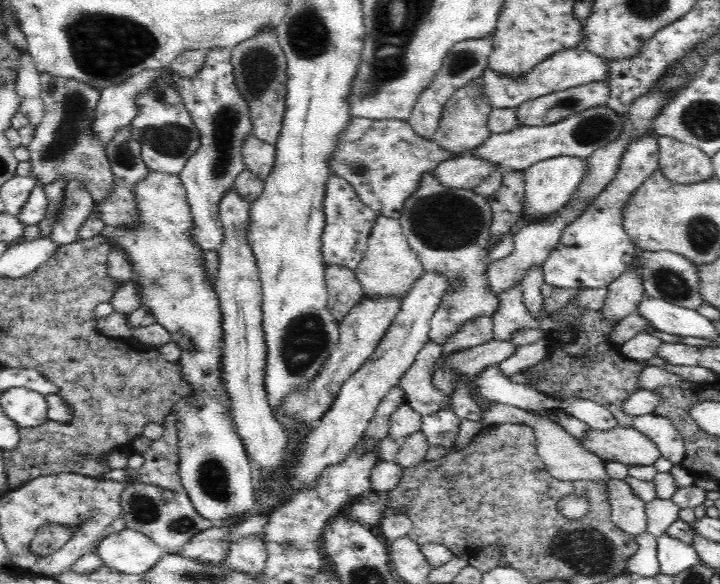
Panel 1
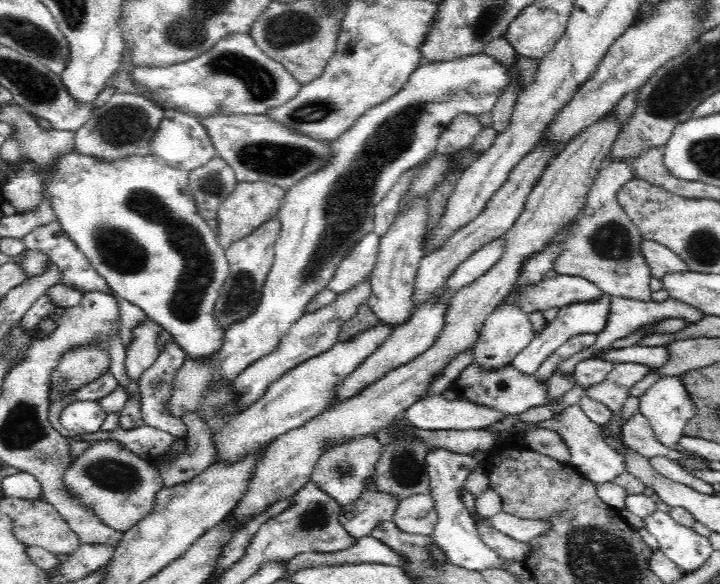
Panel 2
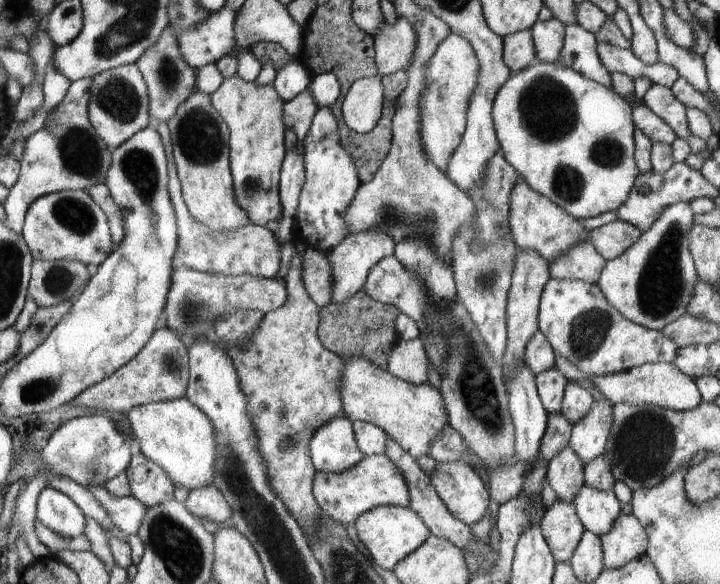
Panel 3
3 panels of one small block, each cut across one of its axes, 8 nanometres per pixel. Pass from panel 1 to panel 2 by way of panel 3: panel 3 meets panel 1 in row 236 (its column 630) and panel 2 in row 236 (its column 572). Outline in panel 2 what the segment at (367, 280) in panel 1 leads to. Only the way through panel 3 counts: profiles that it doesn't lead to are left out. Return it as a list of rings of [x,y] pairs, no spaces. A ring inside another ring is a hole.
[[[374,232],[364,236],[364,239],[348,252],[348,257],[340,262],[340,267],[326,288],[337,293],[348,292],[354,286],[364,283],[374,271],[380,242],[381,238]]]

